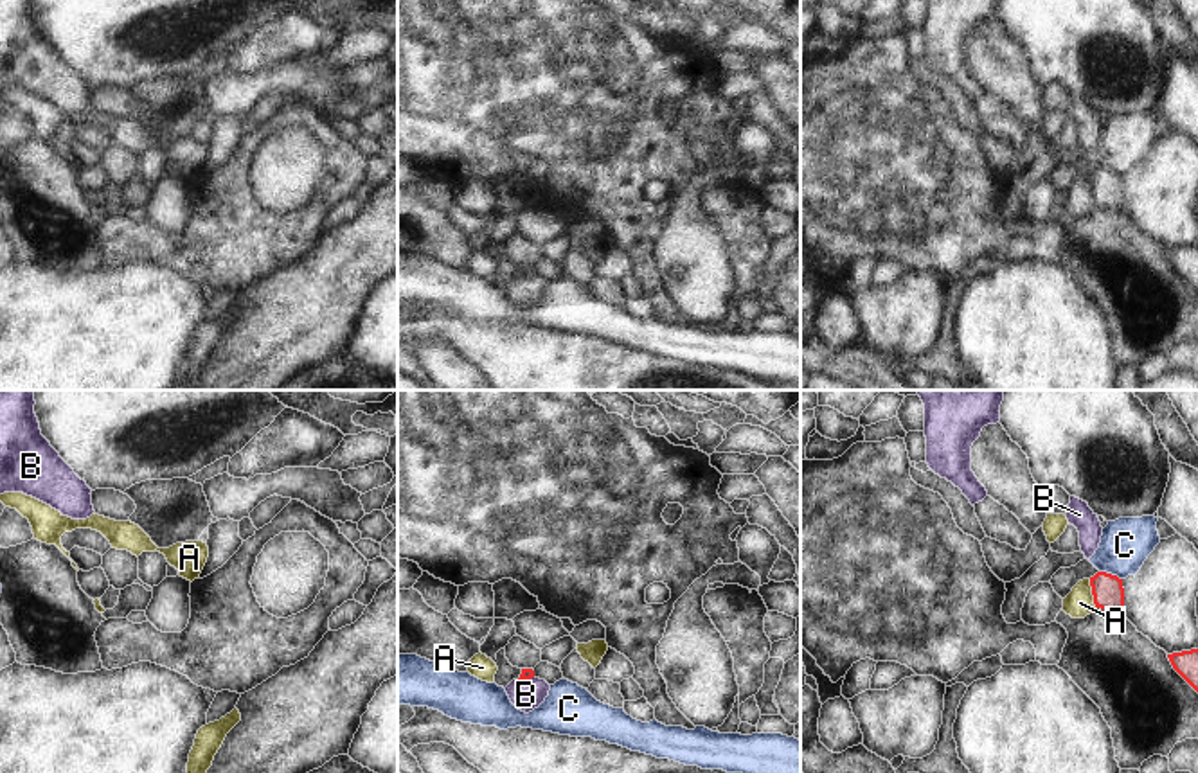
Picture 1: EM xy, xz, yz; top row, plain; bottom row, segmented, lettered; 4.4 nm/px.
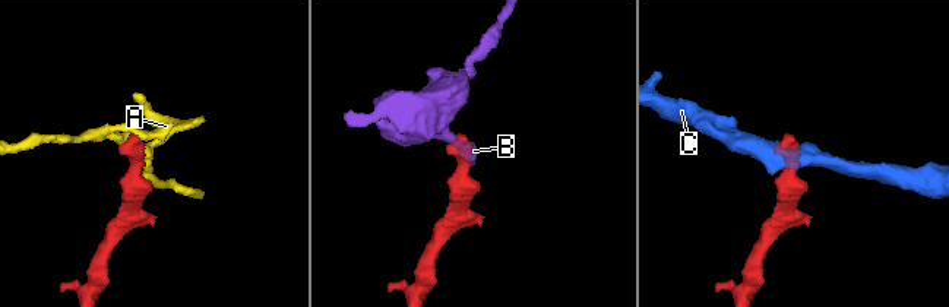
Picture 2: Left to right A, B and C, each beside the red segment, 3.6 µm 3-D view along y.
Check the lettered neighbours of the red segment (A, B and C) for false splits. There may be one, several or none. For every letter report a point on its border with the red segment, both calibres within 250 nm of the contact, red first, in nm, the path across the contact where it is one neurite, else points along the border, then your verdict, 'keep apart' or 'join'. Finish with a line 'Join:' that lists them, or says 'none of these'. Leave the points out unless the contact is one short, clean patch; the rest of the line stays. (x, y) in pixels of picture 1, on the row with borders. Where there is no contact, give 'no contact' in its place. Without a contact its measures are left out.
A: meets red in yz at (1092, 594); 140 nm thick on the red side, 130 nm on the other; border along yz (1089, 579), (1096, 606); keep apart
B: meets red in xz at (526, 678); 50 nm thick on the red side, 140 nm on the other; border along xz (533, 676), (518, 680); keep apart
C: meets red in yz at (1110, 574); 140 nm thick on the red side, 220 nm on the other; border along yz (1099, 570), (1116, 574), (1121, 579); keep apart
Join: none of these

